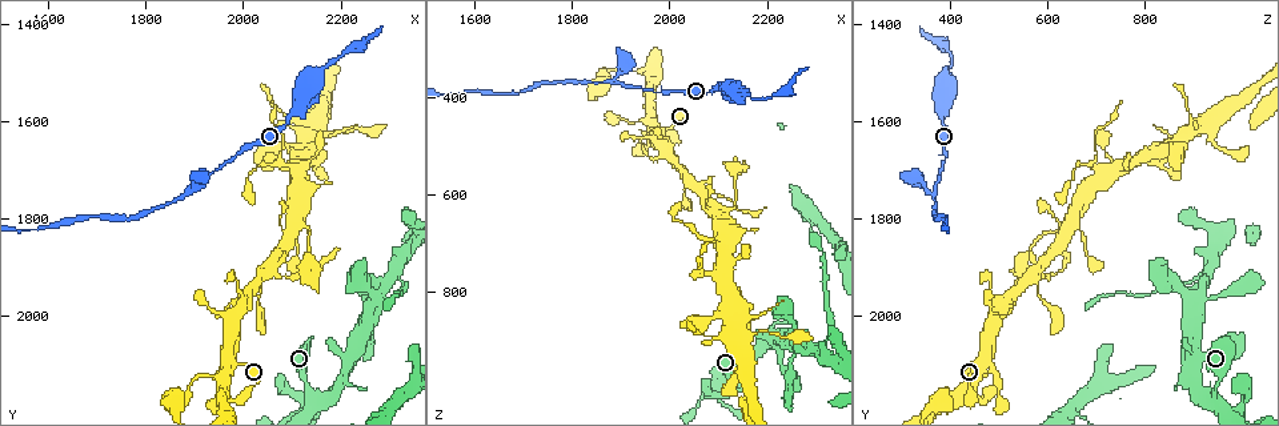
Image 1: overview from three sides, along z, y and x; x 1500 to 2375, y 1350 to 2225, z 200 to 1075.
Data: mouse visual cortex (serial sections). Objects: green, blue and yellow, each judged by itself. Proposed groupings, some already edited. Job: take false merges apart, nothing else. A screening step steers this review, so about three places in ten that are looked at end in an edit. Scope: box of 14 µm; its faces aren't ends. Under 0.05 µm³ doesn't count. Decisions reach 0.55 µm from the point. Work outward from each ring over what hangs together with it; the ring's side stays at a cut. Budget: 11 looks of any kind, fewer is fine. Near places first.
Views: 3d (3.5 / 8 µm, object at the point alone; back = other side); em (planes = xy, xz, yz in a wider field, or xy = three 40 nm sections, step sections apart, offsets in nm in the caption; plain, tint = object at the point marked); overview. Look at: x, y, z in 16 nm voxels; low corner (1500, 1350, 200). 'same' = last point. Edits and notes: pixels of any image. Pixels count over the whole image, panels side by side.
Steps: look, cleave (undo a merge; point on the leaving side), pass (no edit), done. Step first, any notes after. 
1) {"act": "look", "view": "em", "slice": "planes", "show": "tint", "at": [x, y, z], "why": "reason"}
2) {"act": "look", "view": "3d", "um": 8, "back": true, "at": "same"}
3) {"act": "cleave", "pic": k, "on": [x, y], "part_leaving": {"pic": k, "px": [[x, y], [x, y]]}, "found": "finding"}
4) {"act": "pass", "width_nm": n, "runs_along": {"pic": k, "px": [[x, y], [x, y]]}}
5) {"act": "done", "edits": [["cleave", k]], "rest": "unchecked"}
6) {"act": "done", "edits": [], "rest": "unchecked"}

{"act": "look", "view": "3d", "um": 8, "at": [1960, 2100, 485], "why": "four-way junction"}

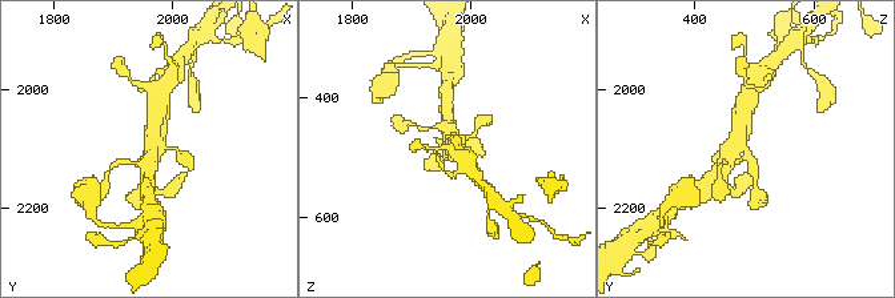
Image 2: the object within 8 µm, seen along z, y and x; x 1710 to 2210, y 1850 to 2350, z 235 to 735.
{"act": "look", "view": "3d", "um": 3.5, "back": true, "at": [1955, 2105, 485], "why": "closer look"}

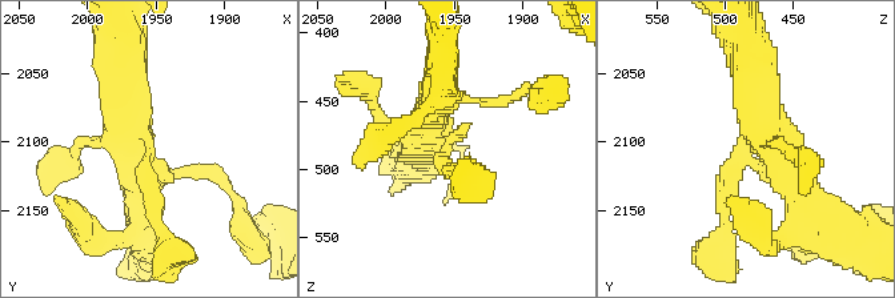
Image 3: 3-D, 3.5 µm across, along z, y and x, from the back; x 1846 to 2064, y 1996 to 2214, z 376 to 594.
{"act": "look", "view": "em", "slice": "xy", "step": 1, "show": "tint", "at": [1956, 2104, 488]}

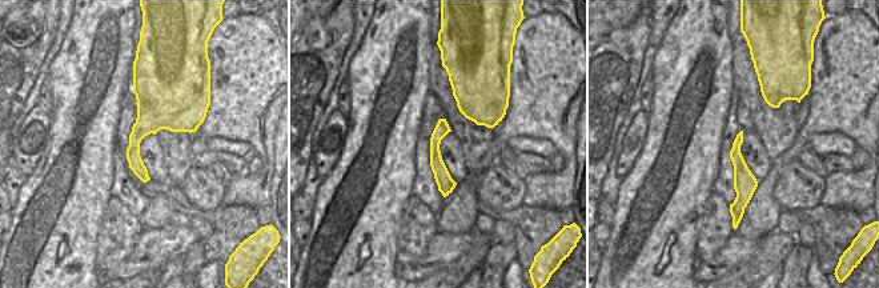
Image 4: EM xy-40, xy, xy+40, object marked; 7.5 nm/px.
{"act": "pass", "found": "all the same cell"}

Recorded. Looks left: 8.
{"act": "look", "view": "3d", "um": 3.5, "at": [1895, 1725, 375], "why": "arms part here"}

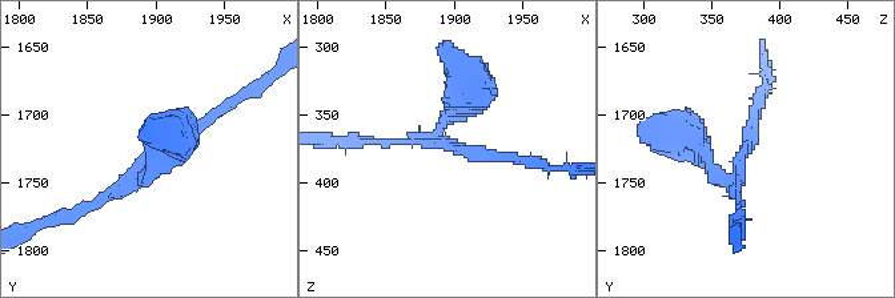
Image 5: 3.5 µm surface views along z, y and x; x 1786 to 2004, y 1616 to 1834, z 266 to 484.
{"act": "look", "view": "em", "slice": "planes", "show": "tint", "at": [1896, 1730, 372], "arms": 3, "arm_widths_nm": [100, 150, 400]}

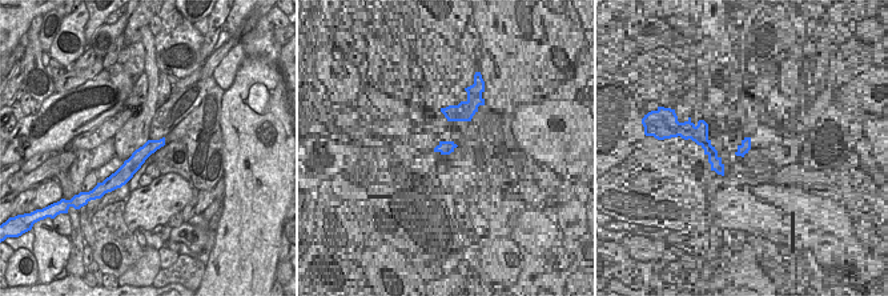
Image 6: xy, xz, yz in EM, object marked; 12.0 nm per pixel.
{"act": "look", "view": "em", "slice": "xy", "step": 5, "show": "tint", "at": "same"}

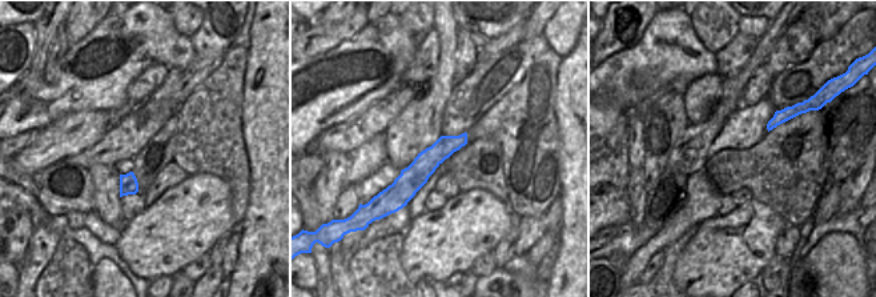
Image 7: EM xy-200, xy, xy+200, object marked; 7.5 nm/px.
{"act": "pass", "runs_along": {"pic": 7, "px": [[463, 137], [404, 188], [398, 205]]}, "found": "all the same cell"}

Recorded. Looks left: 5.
{"act": "look", "view": "3d", "um": 8, "at": [2175, 1475, 410], "why": "narrows sharply"}

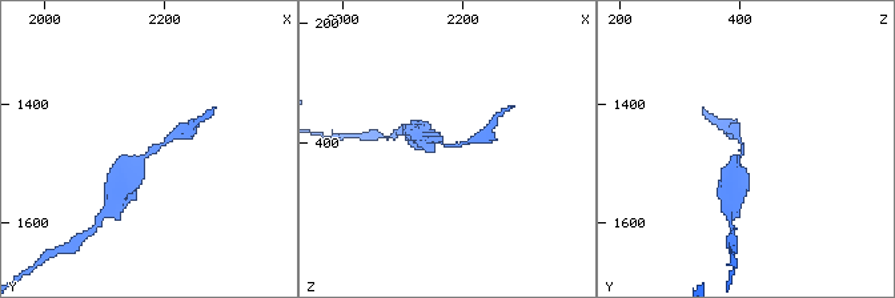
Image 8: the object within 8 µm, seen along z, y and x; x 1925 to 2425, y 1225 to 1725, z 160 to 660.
{"act": "look", "view": "em", "slice": "xy", "step": 5, "show": "tint", "at": [2185, 1475, 405], "why": "shape alone is not enough"}

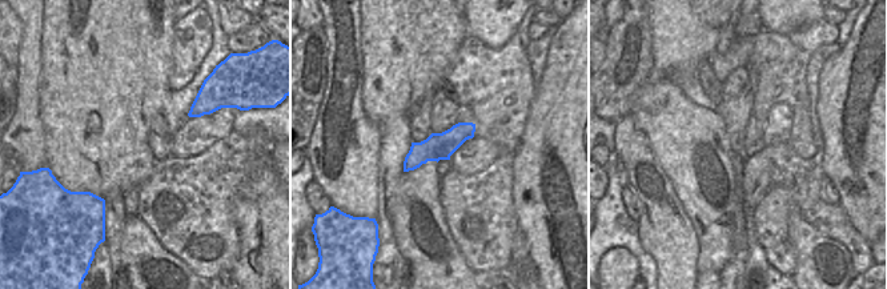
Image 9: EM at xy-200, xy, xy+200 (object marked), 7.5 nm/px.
{"act": "pass", "arm_widths_nm": [200, 300], "runs_along": {"pic": 9, "px": [[472, 127], [421, 152], [406, 167]]}, "found": "one cell here"}

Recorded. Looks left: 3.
{"act": "look", "view": "3d", "um": 3.5, "back": true, "at": [2080, 1925, 595], "why": "sudden change in width"}

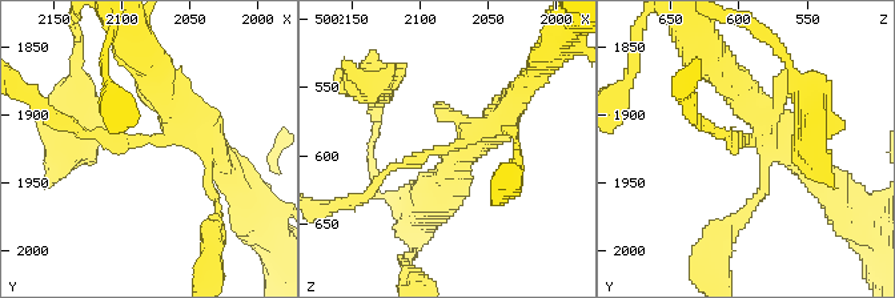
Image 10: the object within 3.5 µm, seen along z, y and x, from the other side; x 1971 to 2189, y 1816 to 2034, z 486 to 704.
{"act": "cleave", "pic": 10, "on": [733, 140], "part_leaving": {"pic": 10, "px": [[743, 140], [703, 128], [689, 103]]}, "found": "two cells meet here"}

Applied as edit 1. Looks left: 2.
{"act": "look", "view": "overview"}

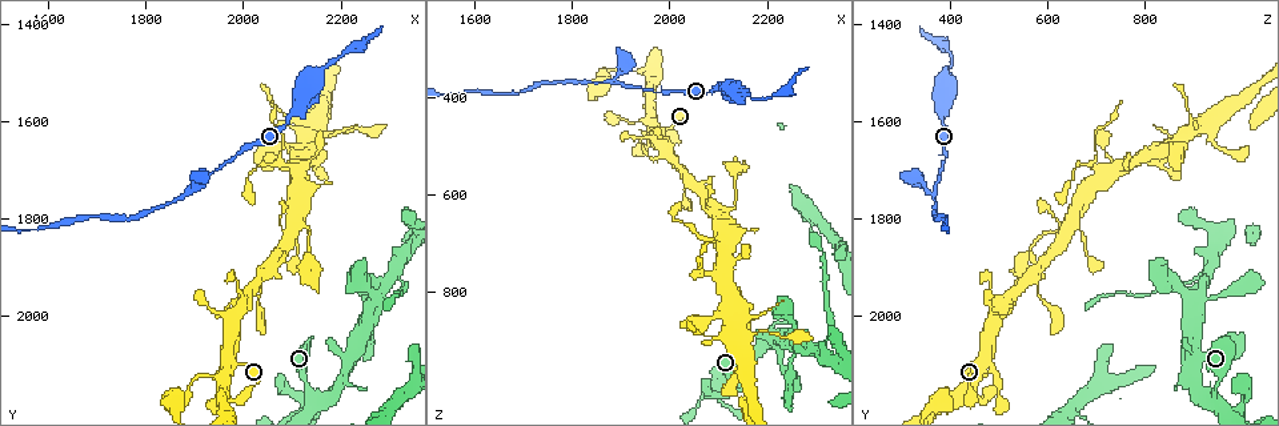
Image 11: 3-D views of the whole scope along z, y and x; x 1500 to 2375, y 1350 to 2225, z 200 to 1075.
{"act": "look", "view": "3d", "um": 3.5, "at": [2095, 1695, 700], "why": "calibre changes"}

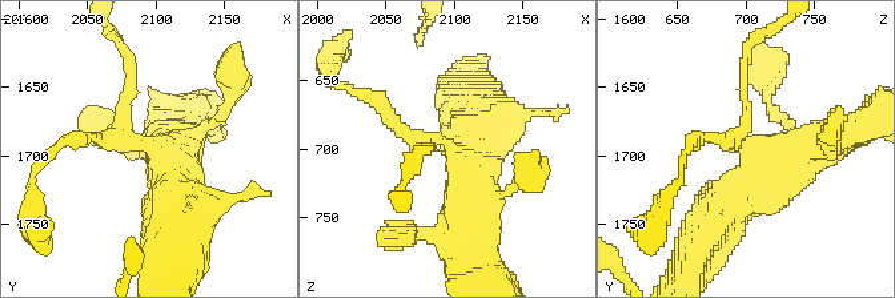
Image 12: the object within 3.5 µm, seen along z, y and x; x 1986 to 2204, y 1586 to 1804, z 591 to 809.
{"act": "cleave", "pic": 12, "on": [132, 93], "part_leaving": {"pic": 12, "px": [[444, 144], [414, 140], [341, 85]]}, "found": "two cells meet here"}

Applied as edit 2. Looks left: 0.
{"act": "done", "edits": [["cleave", 10], ["cleave", 12]], "rest": "unchecked"}

